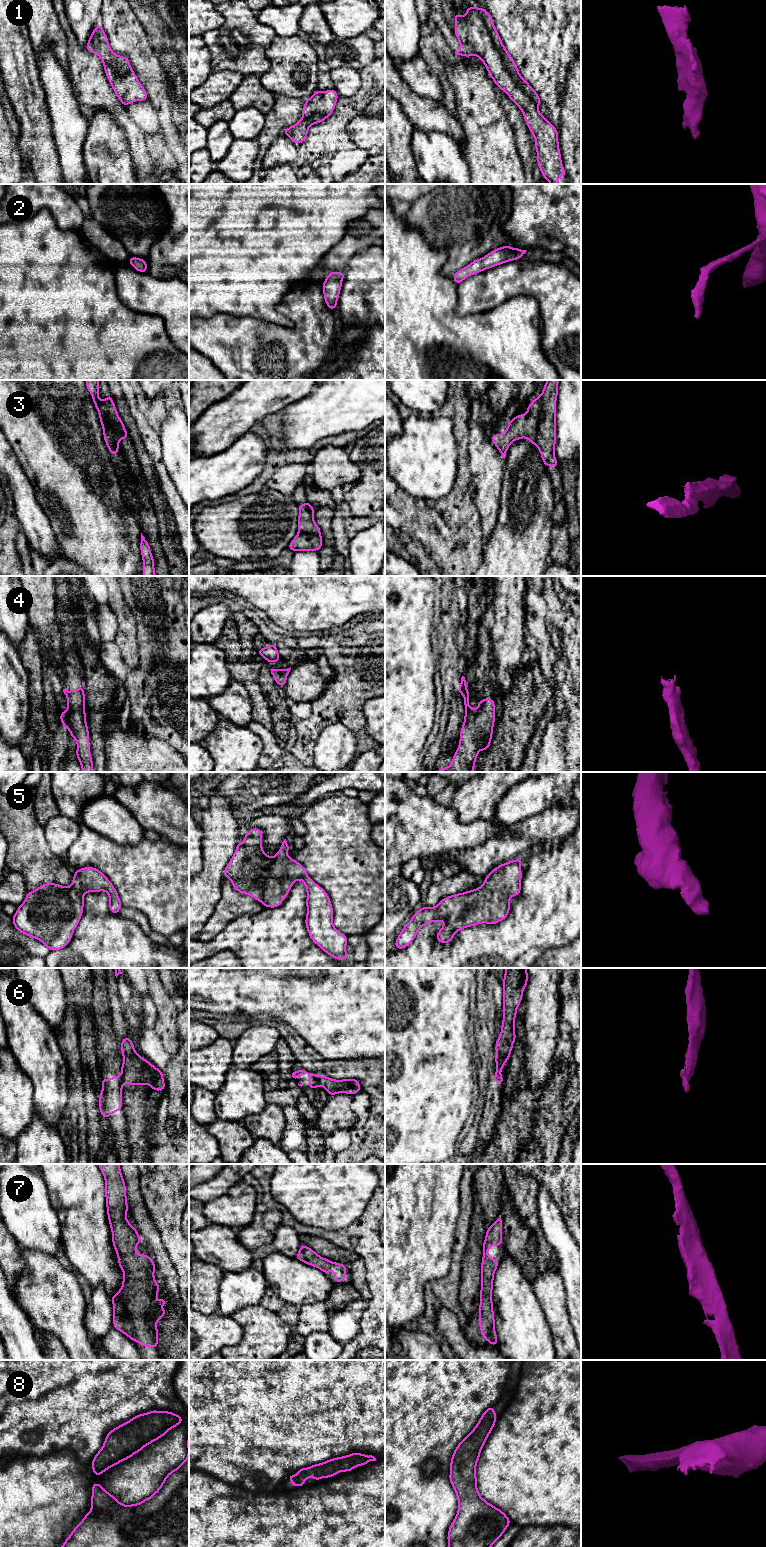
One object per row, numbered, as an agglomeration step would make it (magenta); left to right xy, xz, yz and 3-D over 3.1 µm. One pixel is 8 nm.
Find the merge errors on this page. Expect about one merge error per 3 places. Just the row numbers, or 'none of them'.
1, 3, 6

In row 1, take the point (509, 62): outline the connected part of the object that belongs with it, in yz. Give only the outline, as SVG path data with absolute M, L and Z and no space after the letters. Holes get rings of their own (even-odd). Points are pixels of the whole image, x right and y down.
M480 8L480 16L484 20L488 32L494 42L495 48L499 51L504 61L504 64L510 73L512 79L514 80L515 84L523 89L523 91L532 99L536 106L539 106L542 101L538 95L538 93L530 86L530 84L520 75L518 67L512 56L506 50L503 42L499 36L497 29L494 26L493 18L489 14L489 12L484 9Z

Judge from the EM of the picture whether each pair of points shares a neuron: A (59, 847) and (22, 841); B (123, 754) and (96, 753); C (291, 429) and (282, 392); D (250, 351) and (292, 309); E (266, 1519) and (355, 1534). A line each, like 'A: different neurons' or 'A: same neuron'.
A: different neurons
B: different neurons
C: different neurons
D: same neuron
E: same neuron

